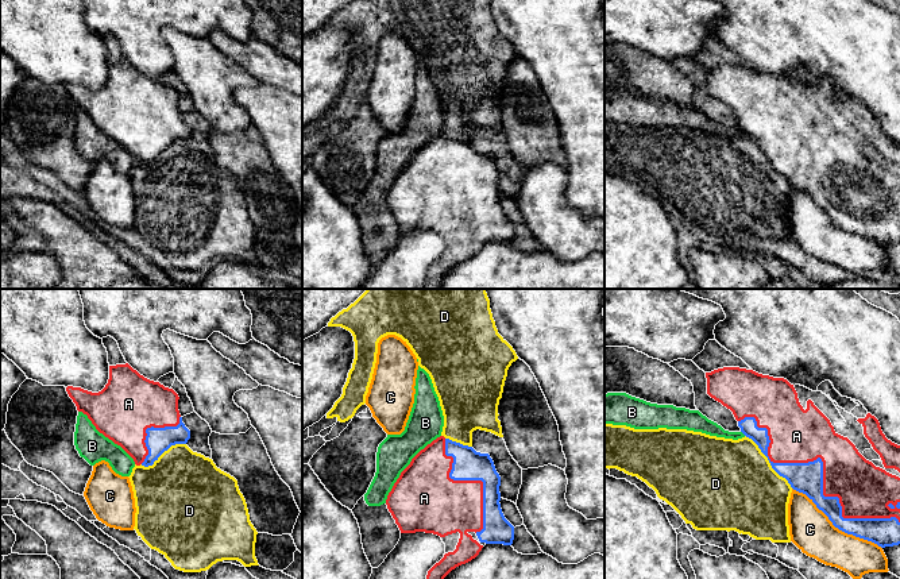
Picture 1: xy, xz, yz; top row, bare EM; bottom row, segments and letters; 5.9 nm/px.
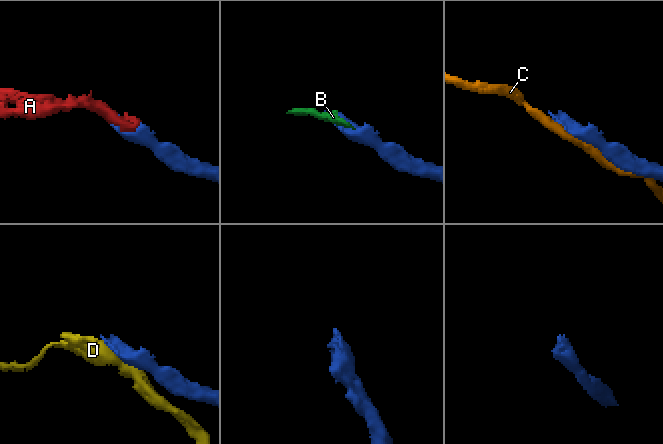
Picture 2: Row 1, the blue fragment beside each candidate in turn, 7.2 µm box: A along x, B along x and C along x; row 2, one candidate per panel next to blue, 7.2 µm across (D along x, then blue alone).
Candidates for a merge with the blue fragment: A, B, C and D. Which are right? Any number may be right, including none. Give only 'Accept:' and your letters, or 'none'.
Accept: A

